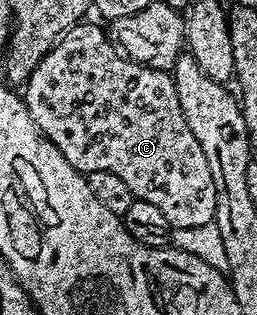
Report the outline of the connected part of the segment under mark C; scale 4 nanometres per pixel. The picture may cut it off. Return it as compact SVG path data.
M83 21L63 31L62 38L55 42L26 78L24 98L39 132L60 149L64 161L77 171L116 173L116 177L132 189L135 199L156 205L171 228L215 222L218 198L212 169L208 165L208 157L204 157L204 149L200 149L200 141L196 141L192 129L188 129L188 121L184 121L173 78L152 65L126 58L103 28L101 31L90 21Z

